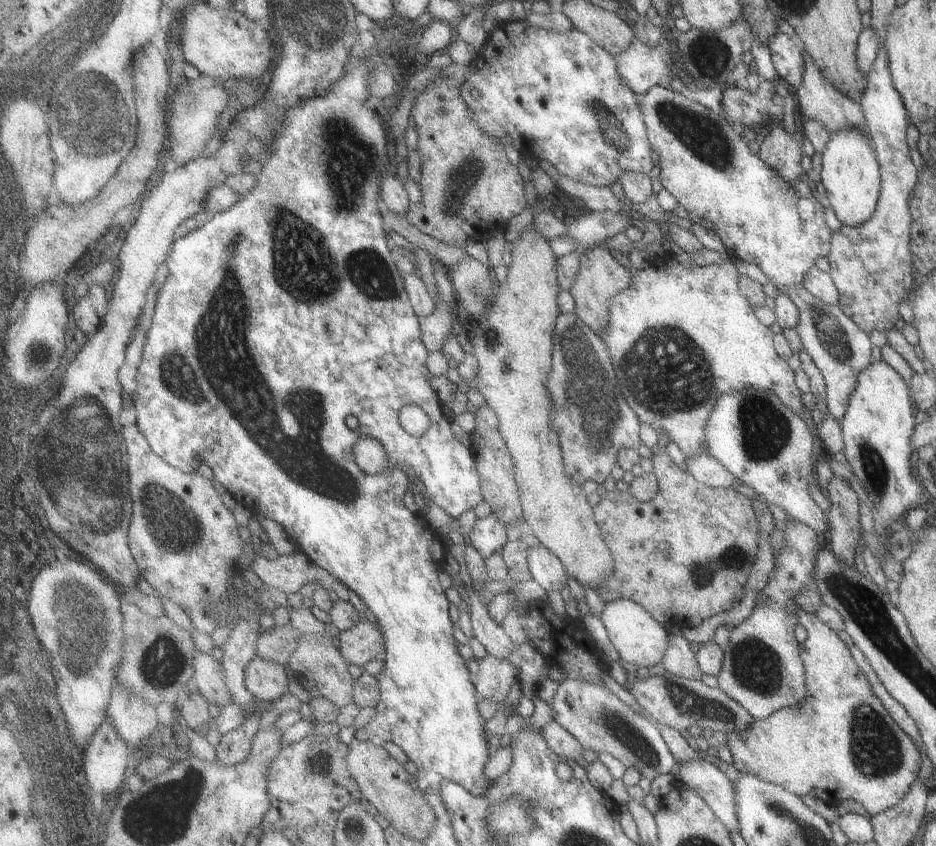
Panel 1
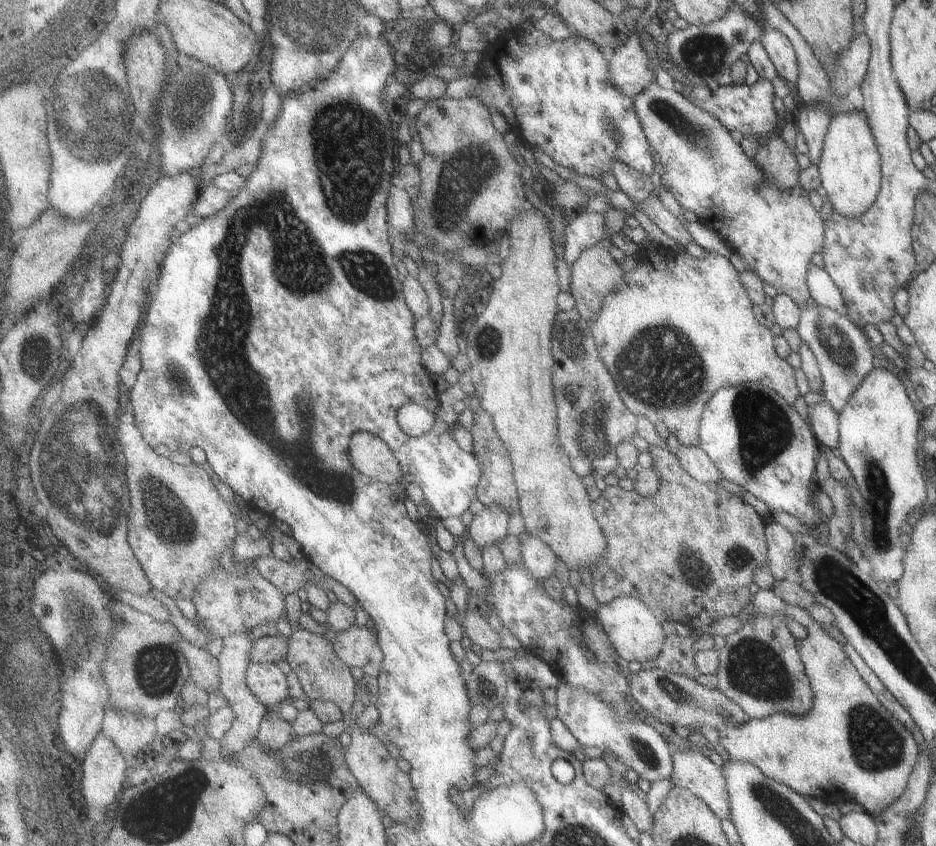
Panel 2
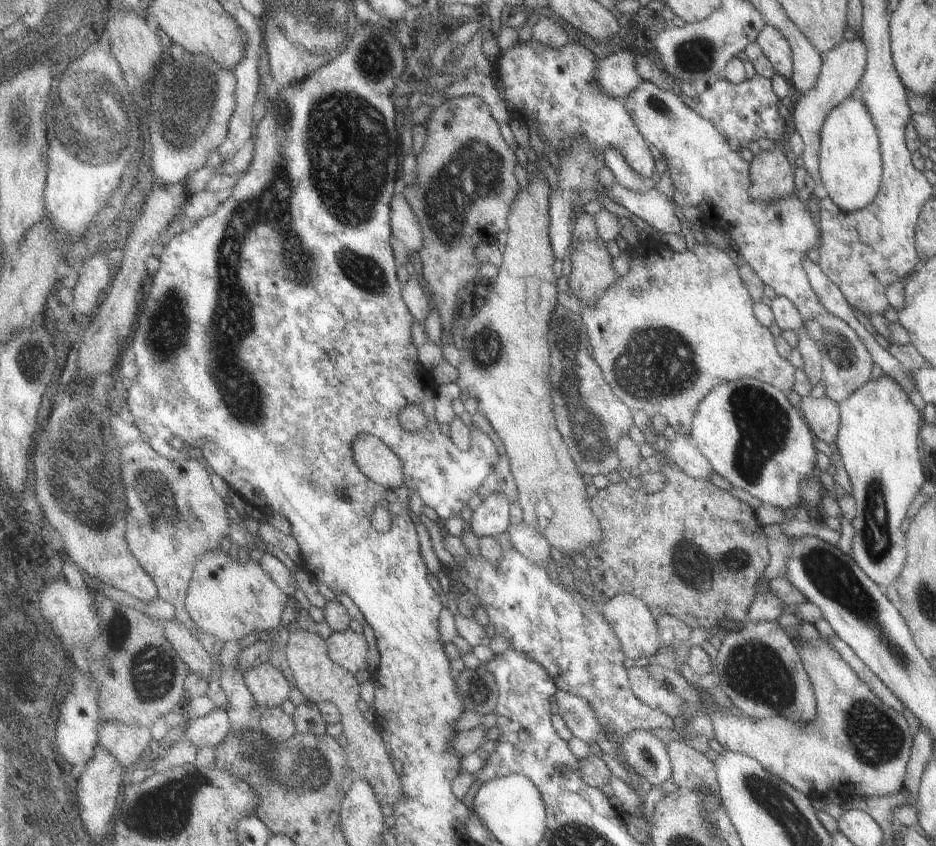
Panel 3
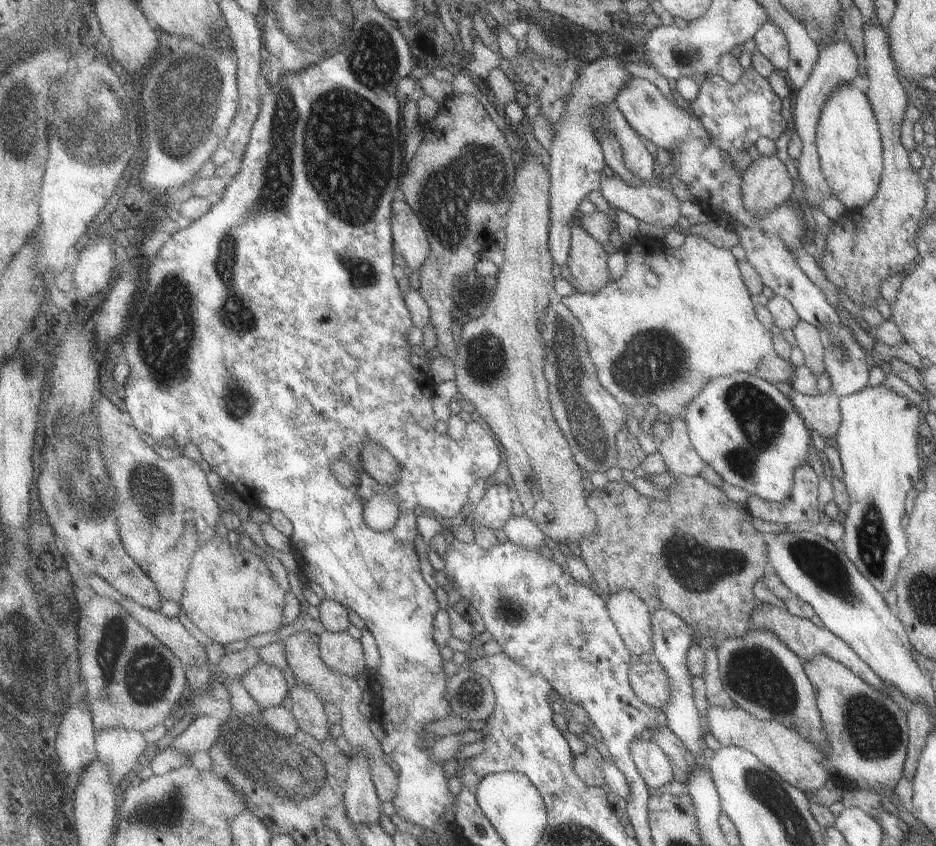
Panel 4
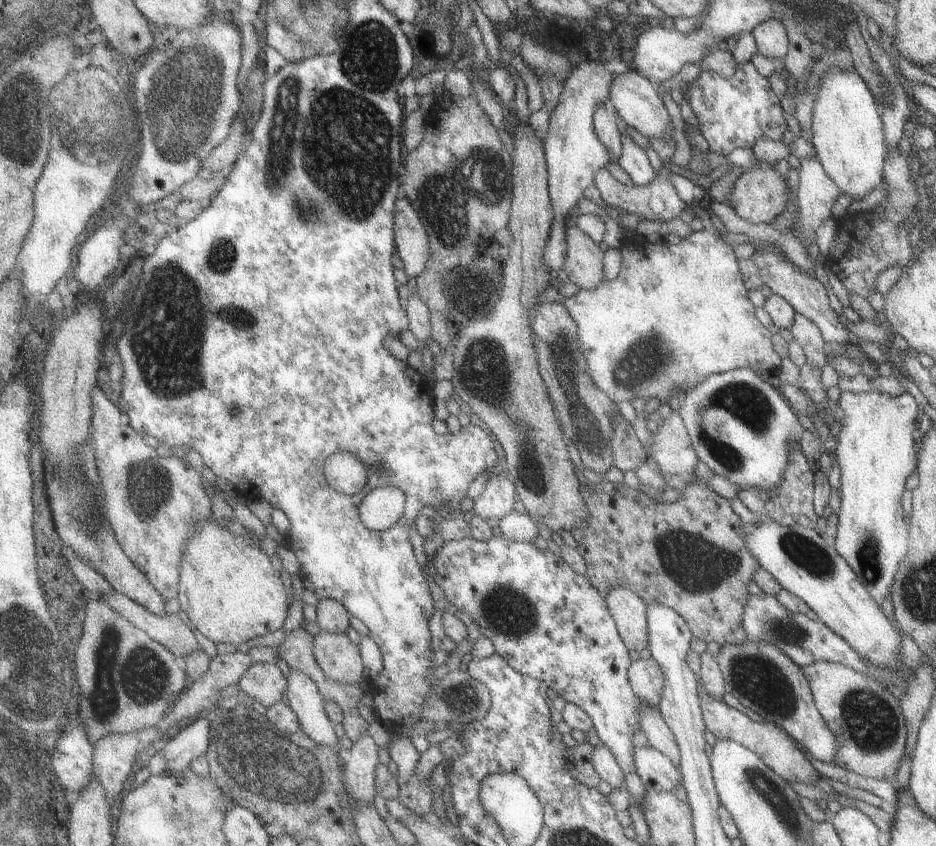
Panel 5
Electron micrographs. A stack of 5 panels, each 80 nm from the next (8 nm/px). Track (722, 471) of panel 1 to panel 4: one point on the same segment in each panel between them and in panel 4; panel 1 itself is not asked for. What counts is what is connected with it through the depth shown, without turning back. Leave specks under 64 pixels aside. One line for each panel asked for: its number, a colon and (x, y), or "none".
2: (697, 464)
3: (681, 451)
4: (680, 456)

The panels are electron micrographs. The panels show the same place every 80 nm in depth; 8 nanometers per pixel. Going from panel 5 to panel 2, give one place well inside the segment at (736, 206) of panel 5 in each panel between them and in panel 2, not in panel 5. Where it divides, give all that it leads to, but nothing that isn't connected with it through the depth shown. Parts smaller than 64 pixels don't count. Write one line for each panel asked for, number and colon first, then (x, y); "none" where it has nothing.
2: (780, 167)
3: (772, 176)
4: (767, 185)

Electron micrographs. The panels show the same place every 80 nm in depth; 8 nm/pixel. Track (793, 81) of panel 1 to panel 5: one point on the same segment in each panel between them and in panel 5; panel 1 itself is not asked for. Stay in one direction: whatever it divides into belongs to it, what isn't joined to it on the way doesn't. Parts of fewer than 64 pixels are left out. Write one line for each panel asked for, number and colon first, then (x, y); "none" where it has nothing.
2: (777, 46)
3: (771, 41)
4: (770, 39)
5: (771, 38)

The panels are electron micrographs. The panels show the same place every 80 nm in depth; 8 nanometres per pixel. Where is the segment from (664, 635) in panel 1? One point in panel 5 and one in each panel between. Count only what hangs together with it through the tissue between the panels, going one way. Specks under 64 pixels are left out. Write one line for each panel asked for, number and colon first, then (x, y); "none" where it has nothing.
2: (637, 634)
3: (633, 621)
4: (631, 614)
5: (630, 611)

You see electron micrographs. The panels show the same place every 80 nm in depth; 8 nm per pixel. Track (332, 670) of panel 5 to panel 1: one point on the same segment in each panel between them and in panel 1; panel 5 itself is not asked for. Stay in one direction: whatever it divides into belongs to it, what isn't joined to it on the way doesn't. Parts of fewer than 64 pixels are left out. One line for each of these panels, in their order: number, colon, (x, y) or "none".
1: (363, 642)
2: (354, 646)
3: (349, 649)
4: (344, 654)

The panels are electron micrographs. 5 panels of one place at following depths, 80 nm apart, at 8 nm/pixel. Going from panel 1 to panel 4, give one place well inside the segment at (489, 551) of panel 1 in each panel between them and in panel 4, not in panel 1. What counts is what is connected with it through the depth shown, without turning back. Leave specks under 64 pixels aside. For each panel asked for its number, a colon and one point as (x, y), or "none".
2: (489, 526)
3: (491, 518)
4: (495, 508)

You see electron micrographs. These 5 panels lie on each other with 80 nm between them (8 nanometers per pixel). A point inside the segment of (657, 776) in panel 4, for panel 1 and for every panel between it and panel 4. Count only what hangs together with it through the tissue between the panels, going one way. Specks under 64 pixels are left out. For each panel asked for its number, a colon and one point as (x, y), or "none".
1: (601, 721)
2: (593, 722)
3: (645, 752)

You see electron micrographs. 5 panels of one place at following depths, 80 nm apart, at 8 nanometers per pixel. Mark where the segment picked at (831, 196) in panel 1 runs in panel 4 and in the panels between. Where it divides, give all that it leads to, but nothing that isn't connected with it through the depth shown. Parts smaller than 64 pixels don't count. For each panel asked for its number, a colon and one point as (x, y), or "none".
2: (849, 166)
3: (849, 166)
4: (847, 140)

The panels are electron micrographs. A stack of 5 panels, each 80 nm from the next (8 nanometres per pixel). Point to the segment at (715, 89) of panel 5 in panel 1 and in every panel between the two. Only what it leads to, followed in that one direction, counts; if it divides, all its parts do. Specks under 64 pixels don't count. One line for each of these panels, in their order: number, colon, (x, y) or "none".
1: (750, 110)
2: (748, 109)
3: (749, 111)
4: (737, 115)

